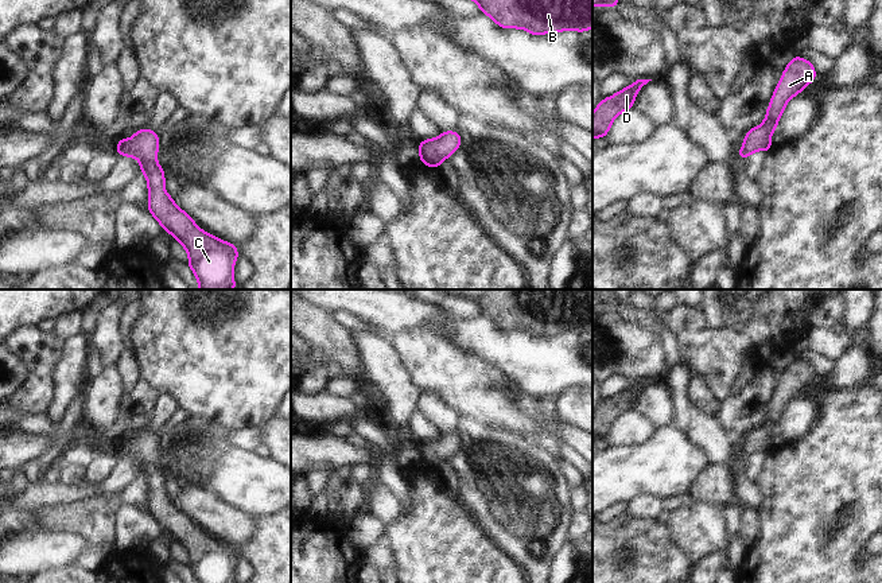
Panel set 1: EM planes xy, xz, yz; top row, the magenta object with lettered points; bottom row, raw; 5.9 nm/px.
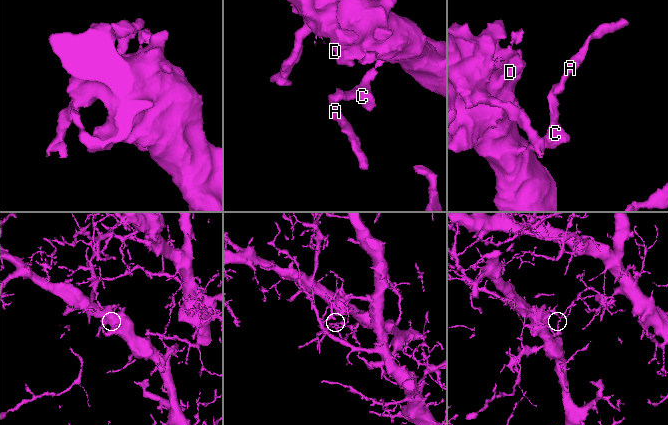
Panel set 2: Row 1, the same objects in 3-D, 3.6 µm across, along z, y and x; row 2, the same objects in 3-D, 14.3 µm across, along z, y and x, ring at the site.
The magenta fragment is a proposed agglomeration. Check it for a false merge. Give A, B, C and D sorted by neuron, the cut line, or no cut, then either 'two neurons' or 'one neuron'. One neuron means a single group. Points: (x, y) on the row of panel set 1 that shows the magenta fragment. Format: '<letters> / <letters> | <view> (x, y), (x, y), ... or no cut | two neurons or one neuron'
A B C D | no cut | one neuron

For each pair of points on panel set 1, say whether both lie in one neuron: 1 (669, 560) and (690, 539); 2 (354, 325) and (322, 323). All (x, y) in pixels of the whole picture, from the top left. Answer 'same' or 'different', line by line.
1: different
2: different

